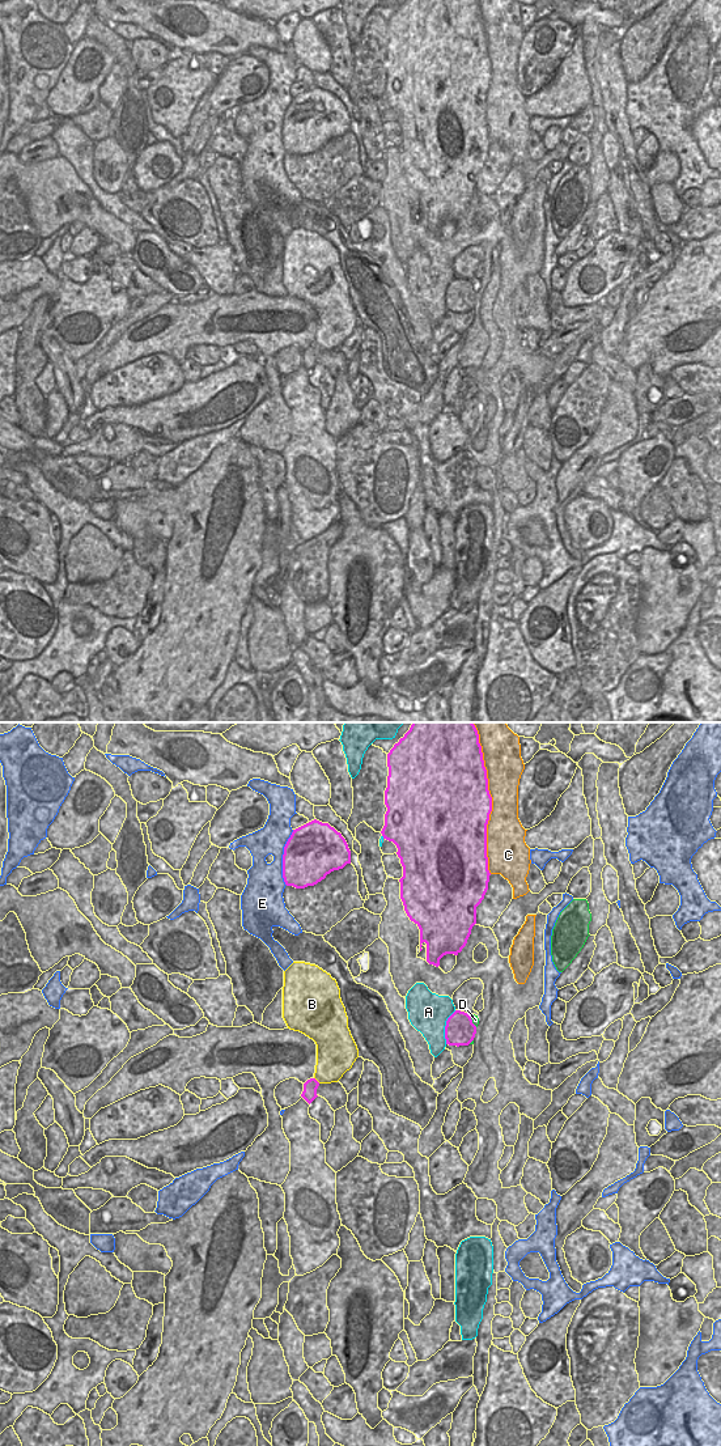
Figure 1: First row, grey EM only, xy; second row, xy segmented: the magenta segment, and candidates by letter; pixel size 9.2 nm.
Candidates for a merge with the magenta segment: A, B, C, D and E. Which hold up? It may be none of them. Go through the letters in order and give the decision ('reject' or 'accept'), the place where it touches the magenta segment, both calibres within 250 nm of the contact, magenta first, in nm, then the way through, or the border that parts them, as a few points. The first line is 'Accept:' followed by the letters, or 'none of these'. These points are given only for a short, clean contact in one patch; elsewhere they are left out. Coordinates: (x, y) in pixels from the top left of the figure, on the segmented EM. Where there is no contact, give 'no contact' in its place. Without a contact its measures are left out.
Accept: none of these
A: reject; contact xy (445, 1027); calibres 280 and 360 nm
B: reject; contact xy (316, 1080); calibres 140 and 320 nm
C: reject; contact xy (491, 798); calibres 500 and 300 nm
D: reject; contact xy (471, 1020); calibres 280 and 70 nm; border xy (466, 1013), (476, 1026)
E: reject; contact xy (283, 857); calibres 480 and 300 nm

